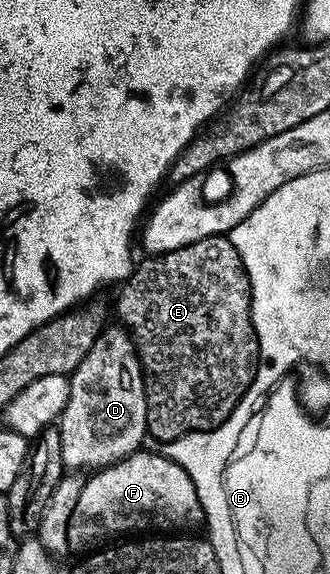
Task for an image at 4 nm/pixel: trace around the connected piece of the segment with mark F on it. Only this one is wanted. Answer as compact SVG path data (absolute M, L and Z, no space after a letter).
M160 451L132 452L127 458L115 462L111 466L94 471L88 481L82 483L79 502L75 502L75 514L71 514L71 522L67 526L67 542L69 552L88 554L118 538L129 538L137 534L189 534L205 522L205 511L199 502L199 494L195 490L195 482L173 460L162 456Z

